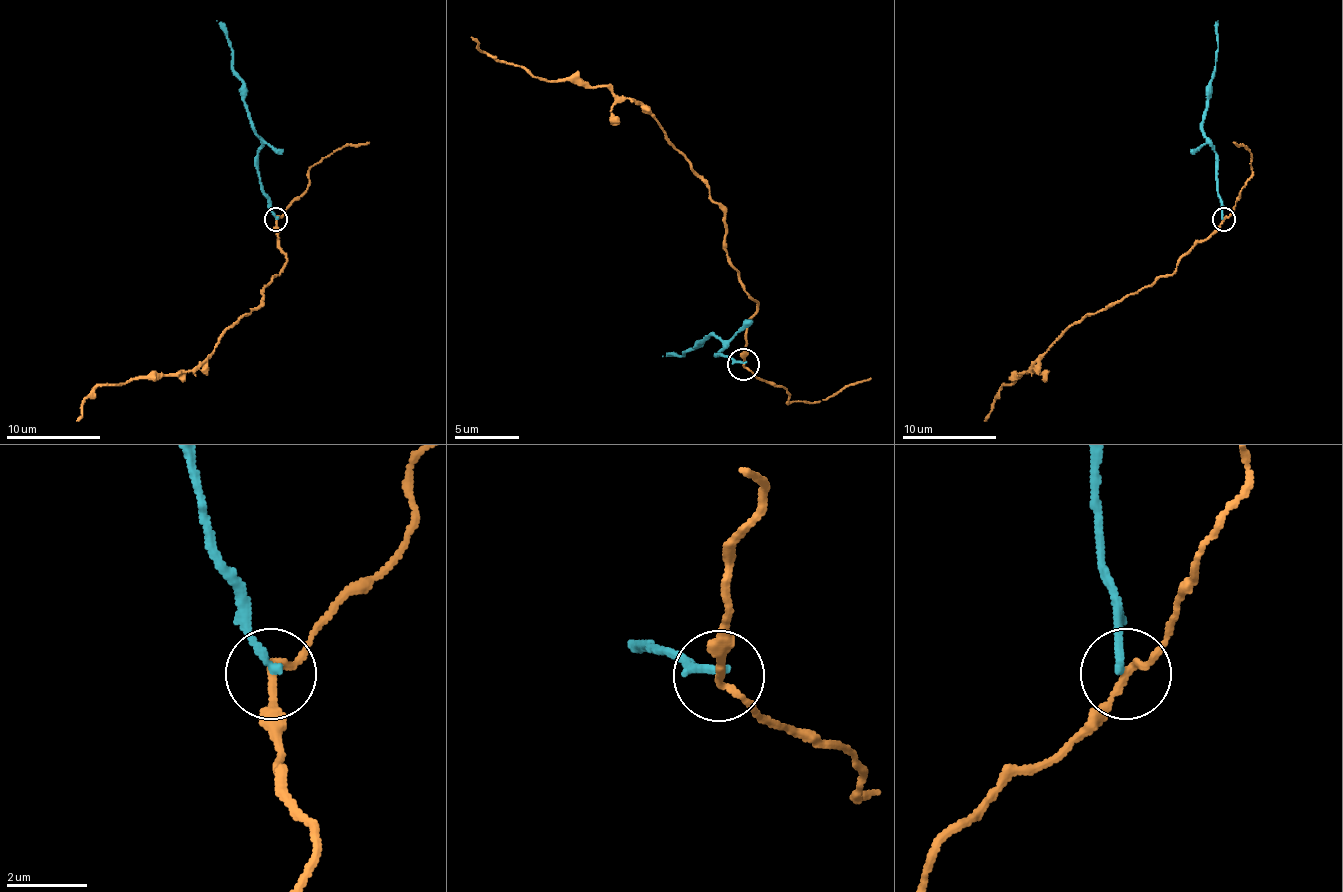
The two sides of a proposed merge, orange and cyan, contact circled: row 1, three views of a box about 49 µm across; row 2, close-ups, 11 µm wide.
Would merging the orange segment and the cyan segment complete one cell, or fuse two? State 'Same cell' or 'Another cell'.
Another cell

